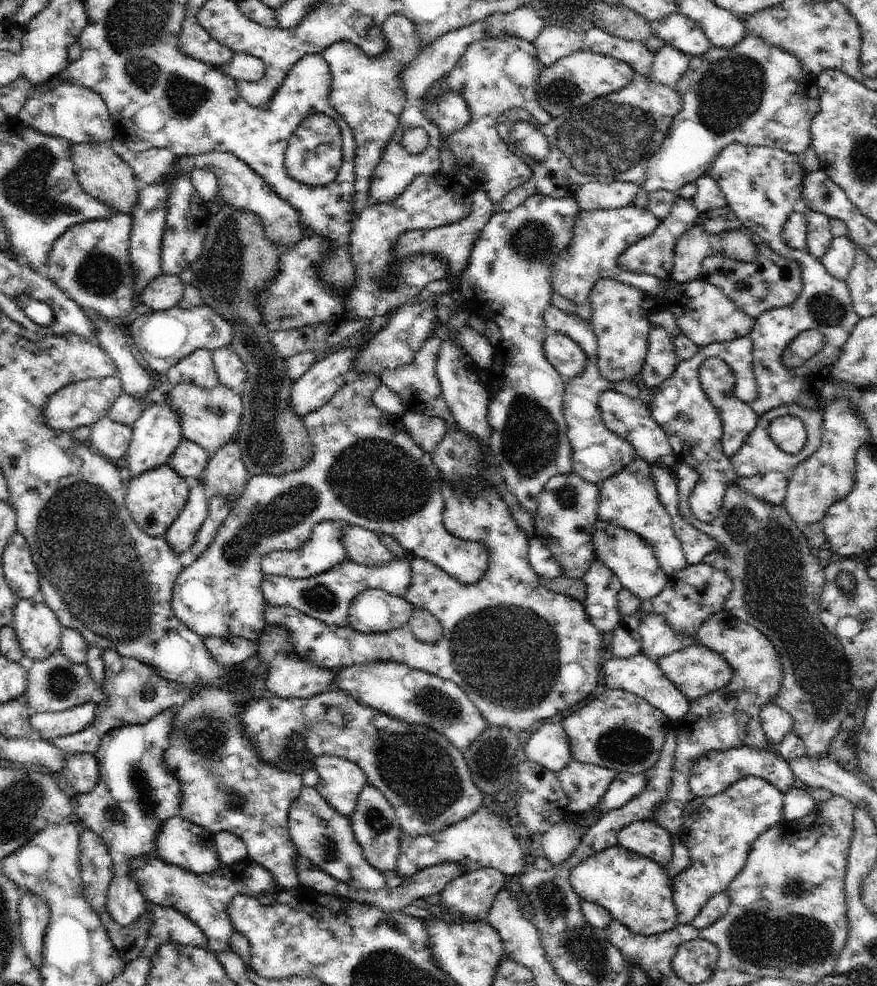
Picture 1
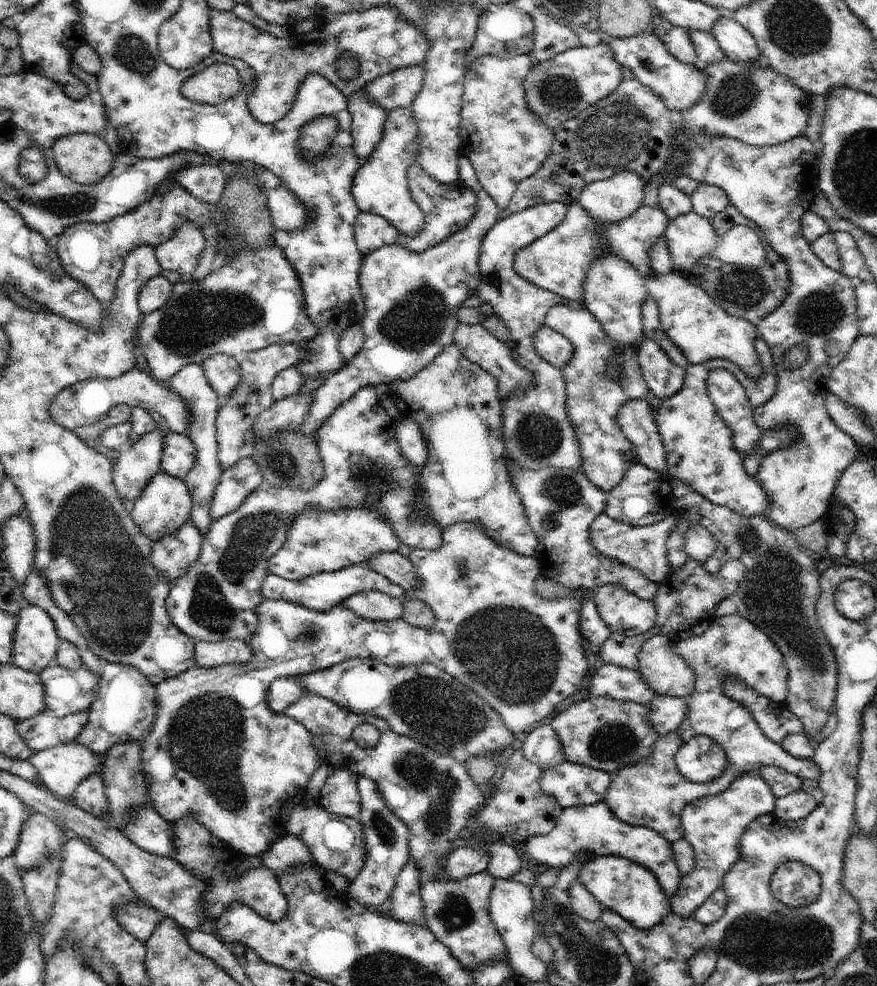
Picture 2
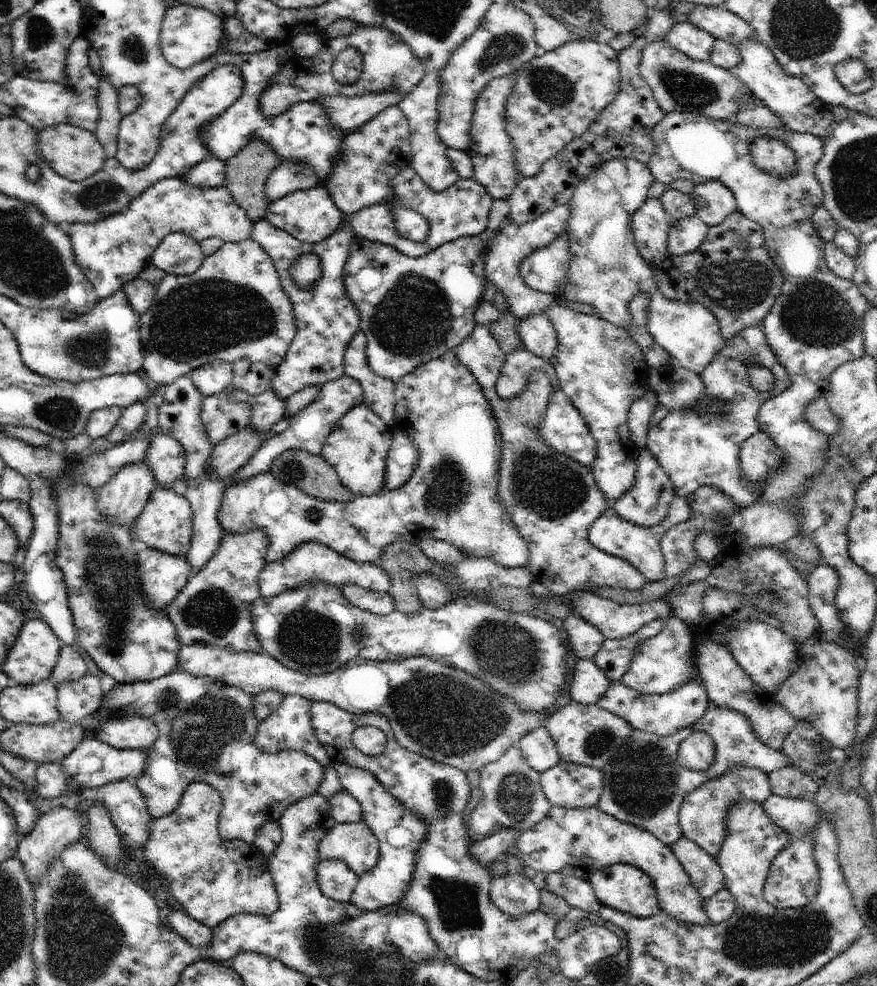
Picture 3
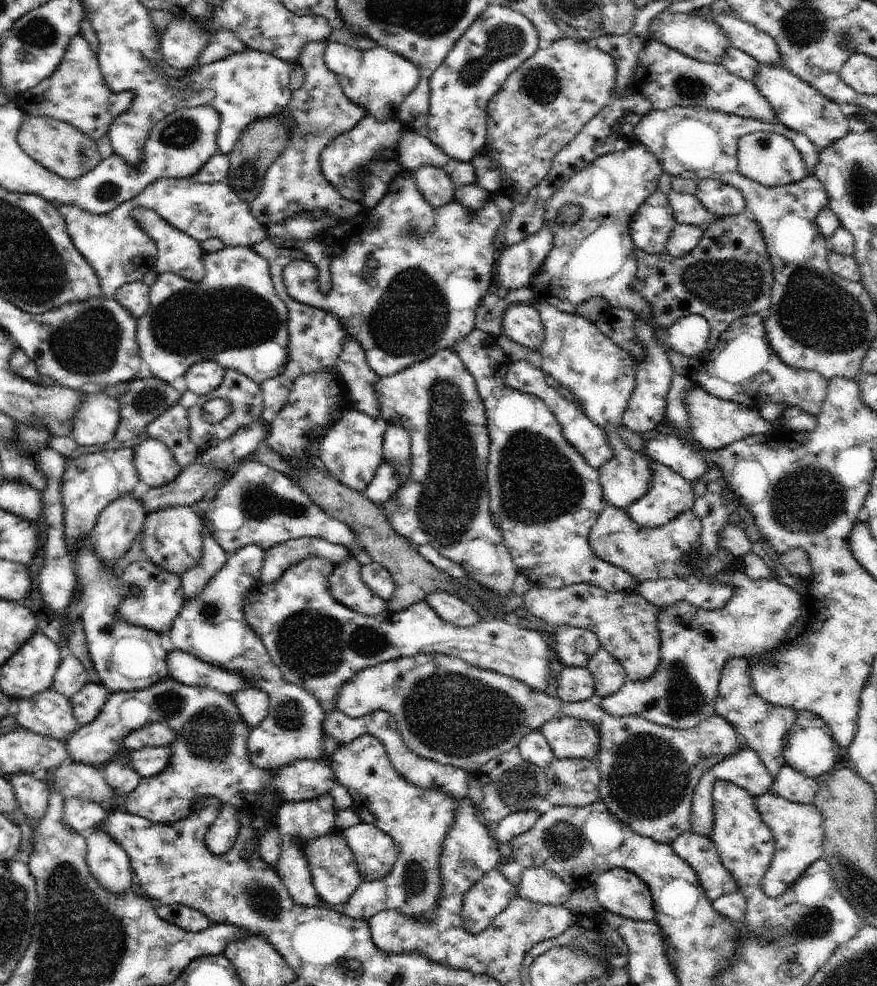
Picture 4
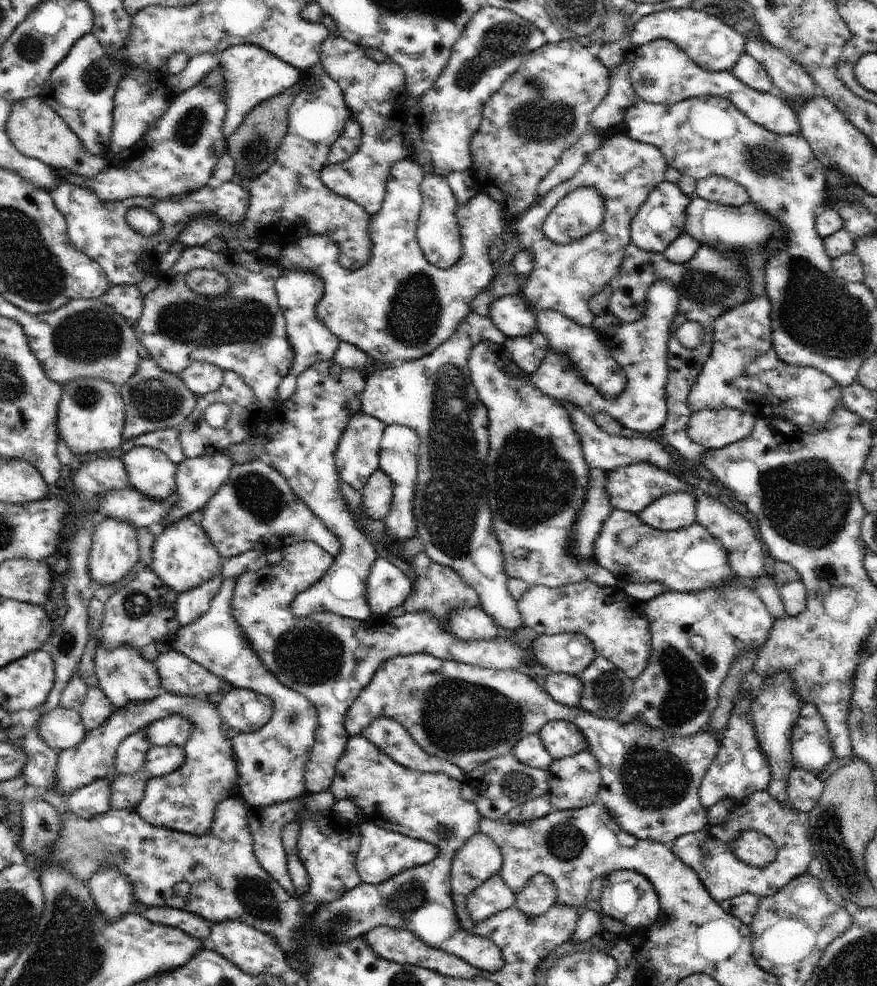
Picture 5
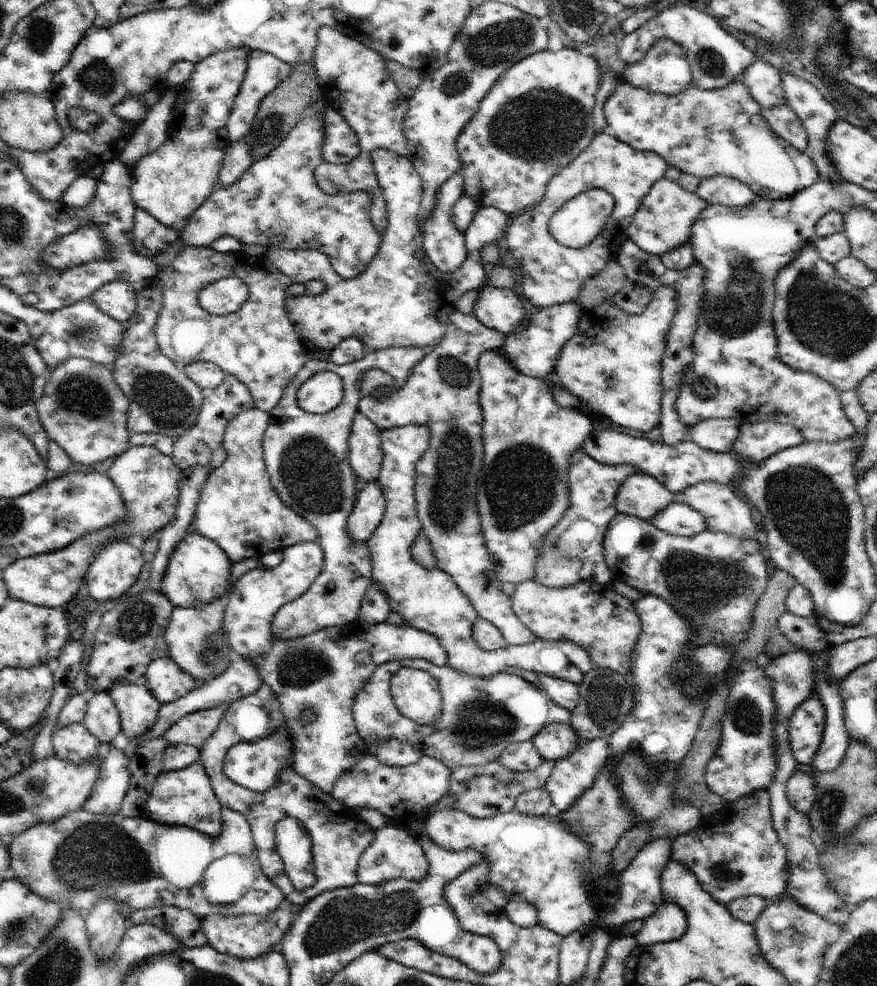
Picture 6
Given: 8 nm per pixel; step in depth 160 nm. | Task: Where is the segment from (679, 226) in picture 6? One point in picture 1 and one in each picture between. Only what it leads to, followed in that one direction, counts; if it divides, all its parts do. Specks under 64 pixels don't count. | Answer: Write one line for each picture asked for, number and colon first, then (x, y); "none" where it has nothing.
1: (601, 235)
2: (558, 262)
3: (651, 223)
4: (654, 221)
5: (661, 219)

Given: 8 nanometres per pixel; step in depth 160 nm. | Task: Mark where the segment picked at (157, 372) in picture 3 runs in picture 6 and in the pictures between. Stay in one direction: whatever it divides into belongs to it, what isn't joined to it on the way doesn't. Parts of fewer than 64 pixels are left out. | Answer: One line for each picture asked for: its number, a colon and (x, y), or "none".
4: (234, 316)
5: (245, 331)
6: (257, 343)

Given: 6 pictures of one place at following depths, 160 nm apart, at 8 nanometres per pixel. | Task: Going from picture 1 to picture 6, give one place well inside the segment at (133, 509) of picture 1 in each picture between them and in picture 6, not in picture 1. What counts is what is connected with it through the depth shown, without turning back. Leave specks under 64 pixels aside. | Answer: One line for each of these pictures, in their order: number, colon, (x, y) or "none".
2: (165, 504)
3: (166, 524)
4: (173, 538)
5: (184, 557)
6: (198, 572)

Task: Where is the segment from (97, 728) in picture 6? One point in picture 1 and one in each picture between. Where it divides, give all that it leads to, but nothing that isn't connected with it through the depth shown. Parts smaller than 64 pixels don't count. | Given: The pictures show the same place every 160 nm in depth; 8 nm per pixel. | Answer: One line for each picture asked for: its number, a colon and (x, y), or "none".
1: (56, 684)
2: (66, 691)
3: (78, 699)
4: (87, 703)
5: (97, 708)

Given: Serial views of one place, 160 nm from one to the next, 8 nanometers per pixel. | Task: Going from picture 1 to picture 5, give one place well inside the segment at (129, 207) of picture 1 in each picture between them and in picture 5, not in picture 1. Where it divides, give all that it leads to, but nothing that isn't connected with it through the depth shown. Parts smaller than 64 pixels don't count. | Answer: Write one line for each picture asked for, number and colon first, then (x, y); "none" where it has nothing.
2: (84, 158)
3: (76, 154)
4: (58, 146)
5: (35, 129)

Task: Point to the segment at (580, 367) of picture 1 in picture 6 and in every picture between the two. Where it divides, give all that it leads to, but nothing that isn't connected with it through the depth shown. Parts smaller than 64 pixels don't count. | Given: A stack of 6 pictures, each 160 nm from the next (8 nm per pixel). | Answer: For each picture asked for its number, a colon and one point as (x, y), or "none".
2: (553, 347)
3: (537, 333)
4: (521, 323)
5: (511, 314)
6: (501, 309)

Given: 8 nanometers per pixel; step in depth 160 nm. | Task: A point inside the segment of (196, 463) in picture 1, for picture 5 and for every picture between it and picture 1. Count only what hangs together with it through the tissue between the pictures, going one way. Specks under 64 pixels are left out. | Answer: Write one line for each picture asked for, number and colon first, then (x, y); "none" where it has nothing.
2: (179, 457)
3: (164, 457)
4: (156, 466)
5: (150, 472)

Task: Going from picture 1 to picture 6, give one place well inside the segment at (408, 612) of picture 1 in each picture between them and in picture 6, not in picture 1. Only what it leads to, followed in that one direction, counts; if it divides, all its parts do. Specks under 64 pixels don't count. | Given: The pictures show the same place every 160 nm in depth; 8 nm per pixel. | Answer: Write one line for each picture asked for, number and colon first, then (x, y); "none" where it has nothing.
2: (371, 605)
3: (377, 602)
4: (348, 588)
5: (301, 436)
6: (306, 455)

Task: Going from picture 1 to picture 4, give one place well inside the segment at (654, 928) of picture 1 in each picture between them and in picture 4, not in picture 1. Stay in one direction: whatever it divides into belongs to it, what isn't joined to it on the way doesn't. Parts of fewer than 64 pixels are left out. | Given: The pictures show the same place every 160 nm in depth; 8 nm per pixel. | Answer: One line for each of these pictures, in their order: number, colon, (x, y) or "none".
2: (619, 884)
3: (624, 887)
4: (619, 891)

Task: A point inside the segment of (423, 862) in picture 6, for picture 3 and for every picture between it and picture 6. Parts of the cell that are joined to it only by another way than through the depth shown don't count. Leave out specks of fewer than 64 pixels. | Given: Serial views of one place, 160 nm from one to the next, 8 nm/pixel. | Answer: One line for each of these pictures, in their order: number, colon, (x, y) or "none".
3: (354, 843)
4: (375, 852)
5: (383, 854)

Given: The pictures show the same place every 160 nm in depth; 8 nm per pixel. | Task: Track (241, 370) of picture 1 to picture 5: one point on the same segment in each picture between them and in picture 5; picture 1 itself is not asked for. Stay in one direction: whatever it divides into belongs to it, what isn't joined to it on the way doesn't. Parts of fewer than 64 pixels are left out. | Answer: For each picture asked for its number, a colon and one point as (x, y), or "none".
2: (223, 372)
3: (211, 378)
4: (203, 377)
5: (201, 377)

